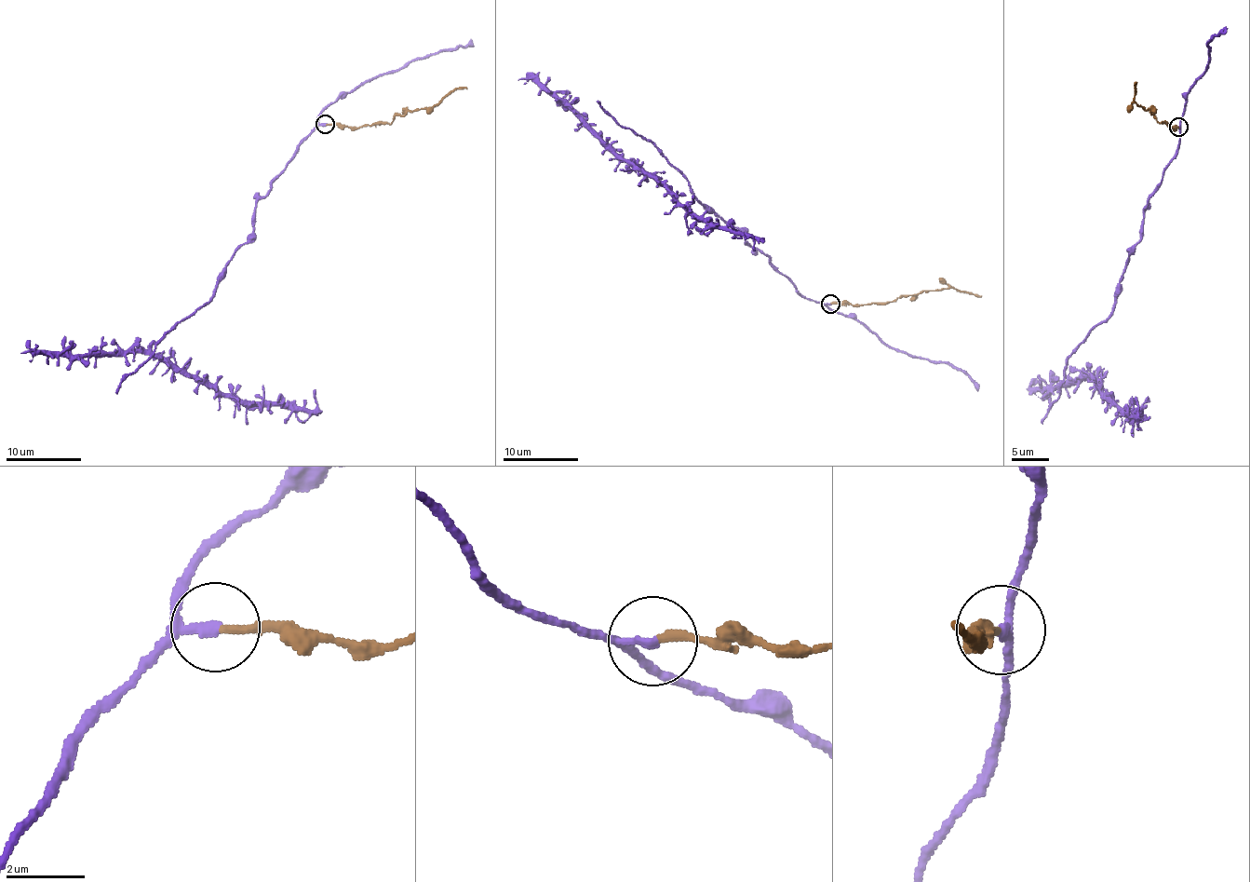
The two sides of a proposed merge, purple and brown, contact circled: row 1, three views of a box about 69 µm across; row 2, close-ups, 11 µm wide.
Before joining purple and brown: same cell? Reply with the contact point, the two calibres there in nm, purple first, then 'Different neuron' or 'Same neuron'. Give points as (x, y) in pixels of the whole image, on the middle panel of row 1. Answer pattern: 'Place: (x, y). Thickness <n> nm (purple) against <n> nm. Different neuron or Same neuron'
Place: (830, 304). Thickness 180 nm (purple) against 190 nm. Different neuron

